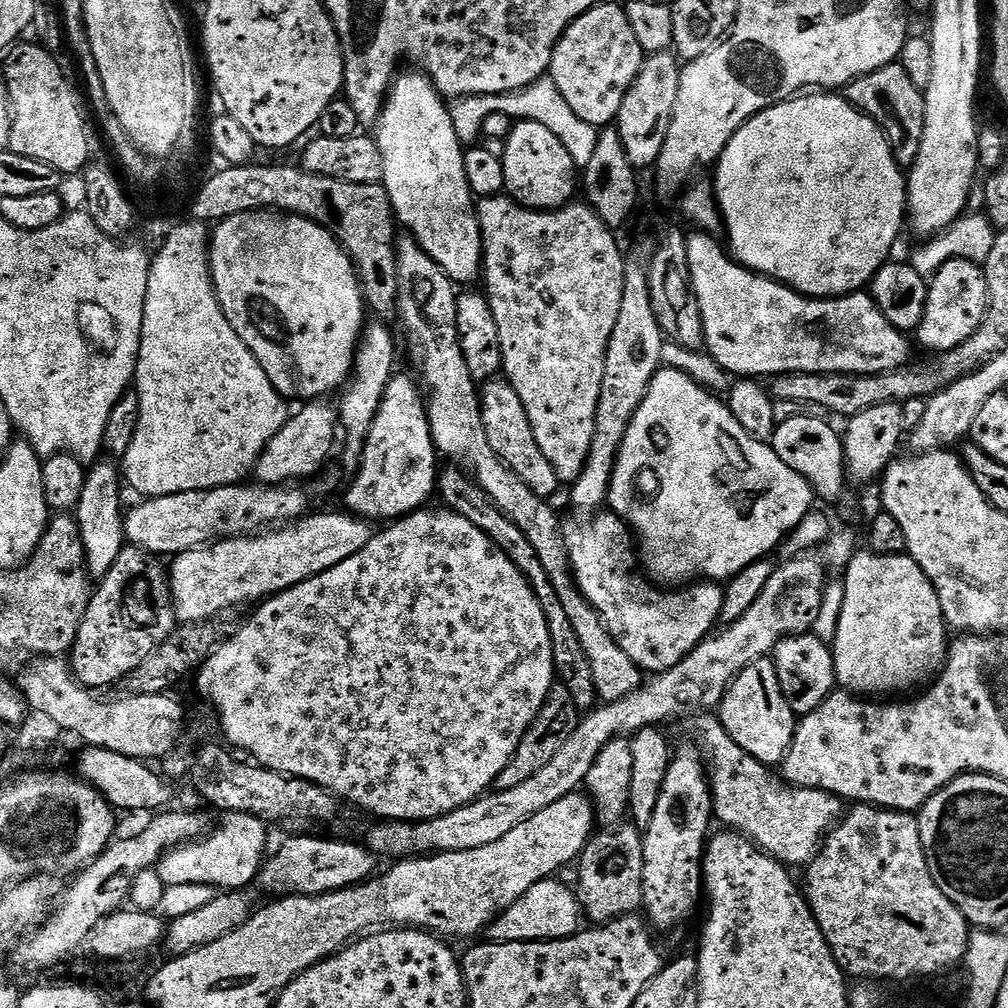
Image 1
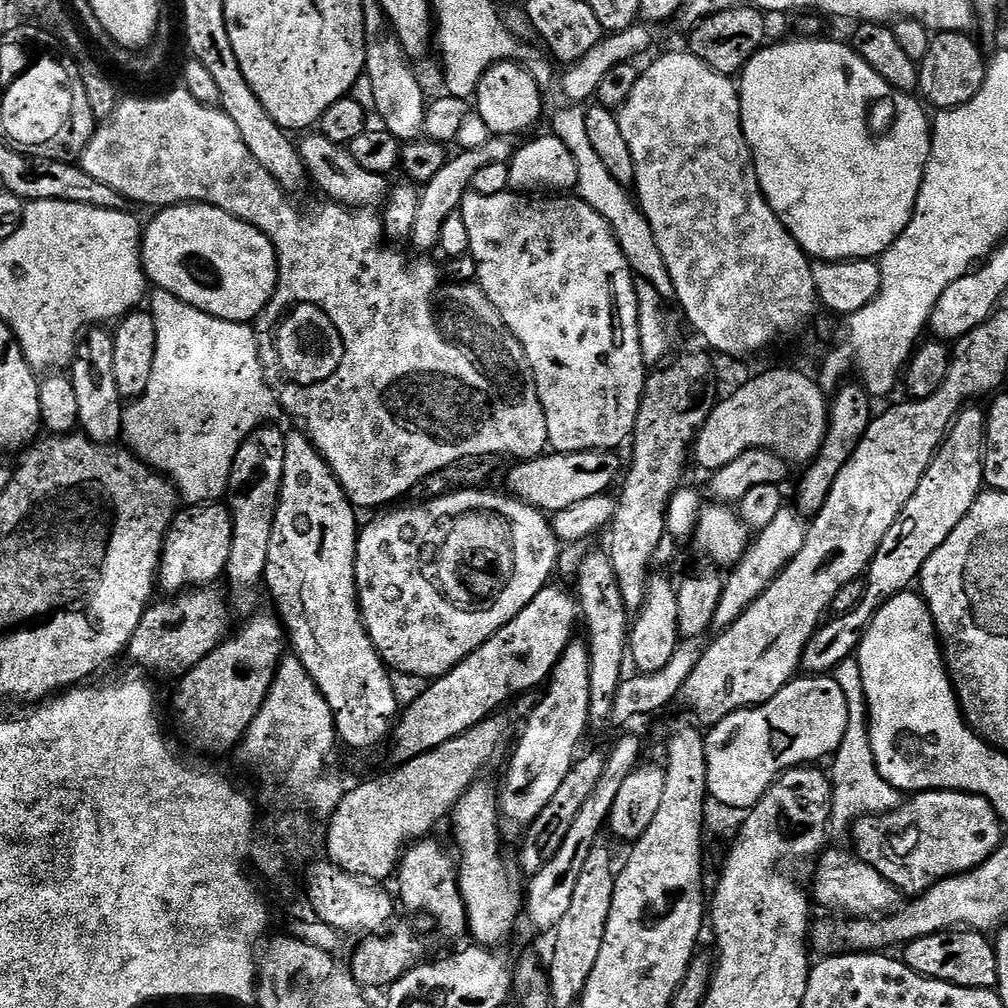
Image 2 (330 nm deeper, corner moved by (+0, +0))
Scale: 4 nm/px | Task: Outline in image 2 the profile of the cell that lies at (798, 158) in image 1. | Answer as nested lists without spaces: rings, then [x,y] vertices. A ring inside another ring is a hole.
[[[788,40],[785,44],[771,44],[753,56],[738,80],[742,130],[752,151],[752,161],[762,186],[762,194],[766,202],[770,202],[770,210],[778,214],[782,226],[790,230],[792,237],[800,244],[800,249],[816,260],[870,260],[883,256],[884,251],[902,234],[902,230],[906,230],[914,214],[918,190],[922,186],[924,167],[932,149],[930,116],[924,113],[925,105],[915,95],[892,88],[886,78],[879,76],[852,49],[851,43],[839,44],[836,40]]]

